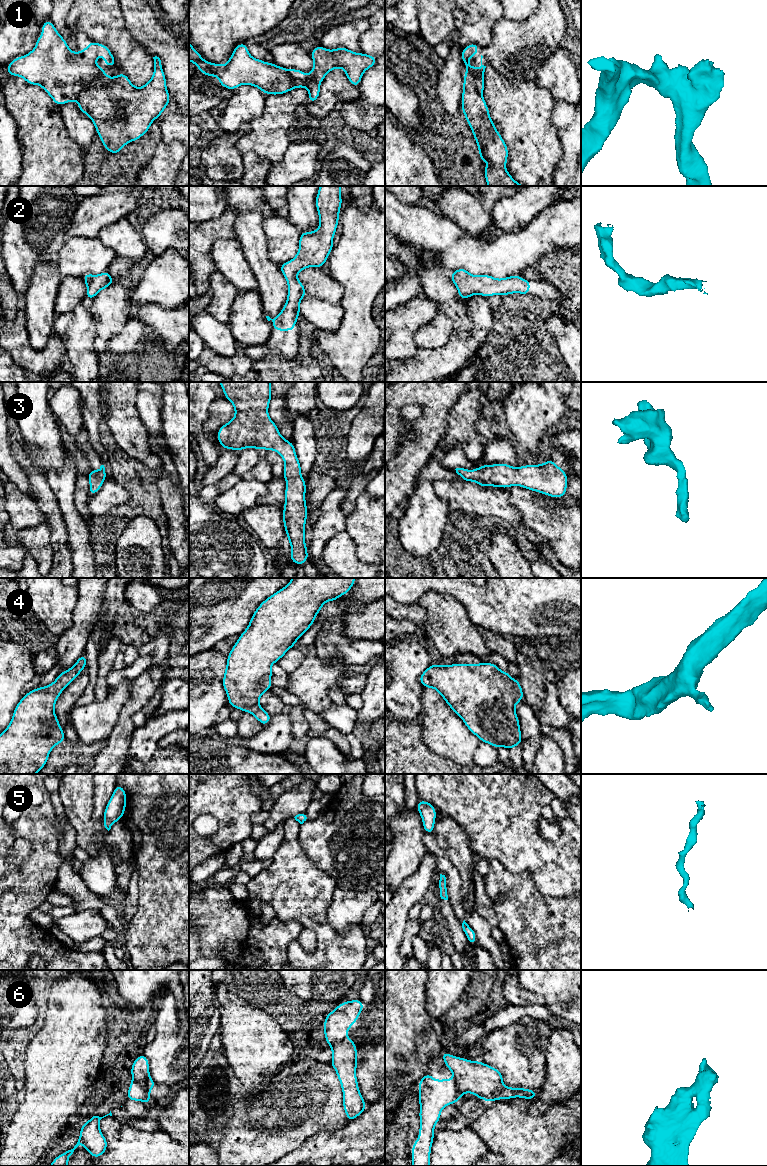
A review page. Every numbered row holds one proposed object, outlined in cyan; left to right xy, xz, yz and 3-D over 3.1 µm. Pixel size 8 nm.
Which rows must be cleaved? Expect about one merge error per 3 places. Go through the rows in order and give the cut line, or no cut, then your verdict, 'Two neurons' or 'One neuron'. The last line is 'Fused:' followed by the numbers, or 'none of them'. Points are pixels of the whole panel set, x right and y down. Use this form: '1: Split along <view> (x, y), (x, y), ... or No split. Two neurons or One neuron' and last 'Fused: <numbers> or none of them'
1: Split along xz (287, 70), (294, 78), (313, 80), (319, 84). Two neurons
2: No split. One neuron
3: No split. One neuron
4: No split. One neuron
5: No split. One neuron
6: Split along xy (133, 1080), (142, 1083), (149, 1092). Two neurons
Fused: 1, 6

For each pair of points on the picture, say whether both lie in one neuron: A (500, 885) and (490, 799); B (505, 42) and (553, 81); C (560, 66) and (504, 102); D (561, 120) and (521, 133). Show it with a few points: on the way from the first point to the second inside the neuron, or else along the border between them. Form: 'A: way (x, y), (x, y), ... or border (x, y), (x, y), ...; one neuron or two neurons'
A: border (489, 860), (496, 859), (510, 871), (517, 873); two neurons
B: border (554, 52), (538, 69), (537, 76), (534, 79); two neurons
C: border (534, 80), (540, 86), (545, 87), (553, 98); two neurons
D: border (555, 101), (551, 123), (556, 130), (560, 145); two neurons

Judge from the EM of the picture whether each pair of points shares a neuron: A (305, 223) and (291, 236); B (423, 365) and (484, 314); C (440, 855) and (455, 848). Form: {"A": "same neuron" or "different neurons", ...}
{"A": "different neurons", "B": "same neuron", "C": "different neurons"}

